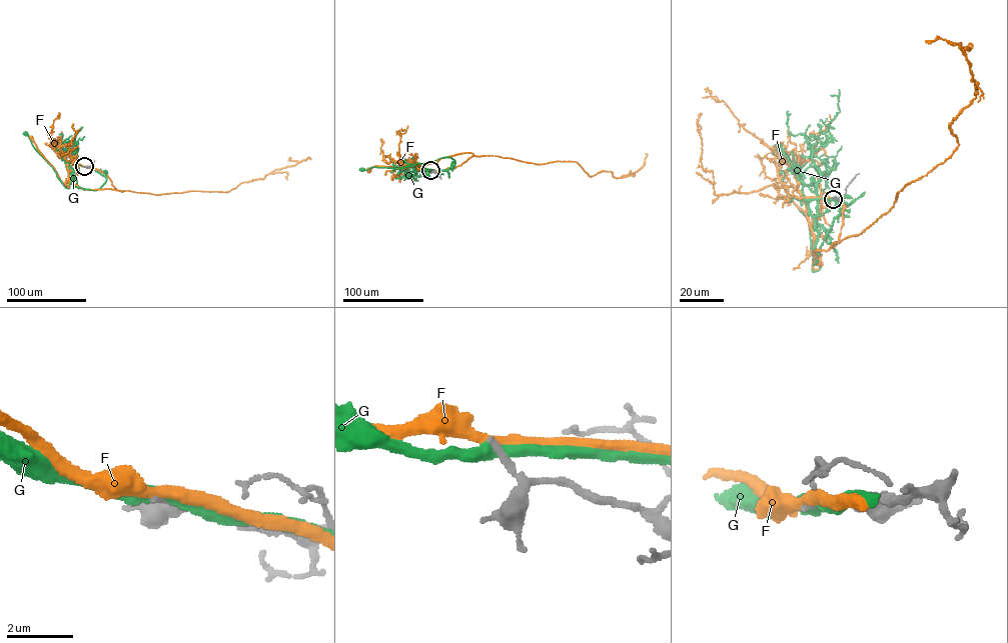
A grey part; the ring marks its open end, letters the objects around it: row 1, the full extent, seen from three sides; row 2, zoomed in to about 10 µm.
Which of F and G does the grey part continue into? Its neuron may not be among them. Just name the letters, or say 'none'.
none

